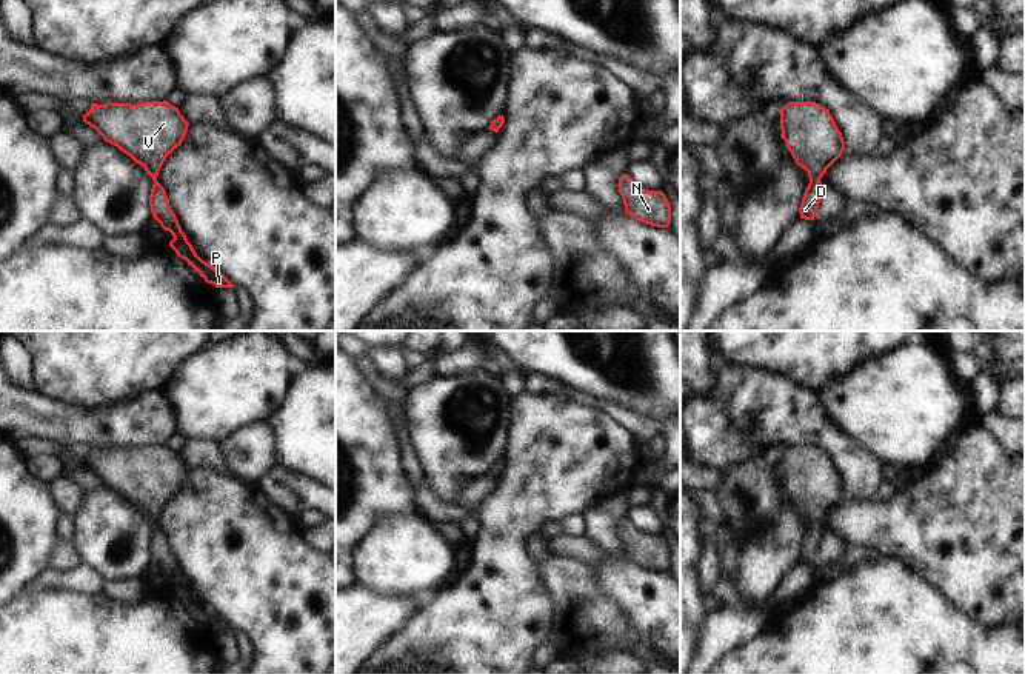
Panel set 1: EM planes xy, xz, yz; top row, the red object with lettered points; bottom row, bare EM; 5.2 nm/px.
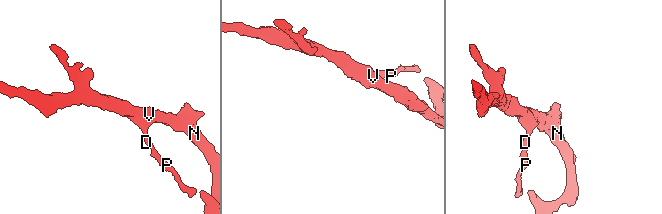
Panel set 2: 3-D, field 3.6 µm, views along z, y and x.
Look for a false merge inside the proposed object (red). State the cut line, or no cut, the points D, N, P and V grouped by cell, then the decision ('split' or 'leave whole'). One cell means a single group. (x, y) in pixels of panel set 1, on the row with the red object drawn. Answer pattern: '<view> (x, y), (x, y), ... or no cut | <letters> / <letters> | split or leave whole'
no cut | D N P V | leave whole

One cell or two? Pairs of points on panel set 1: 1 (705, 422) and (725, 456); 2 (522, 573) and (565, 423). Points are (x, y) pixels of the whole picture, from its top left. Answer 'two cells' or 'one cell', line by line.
1: one cell
2: one cell

